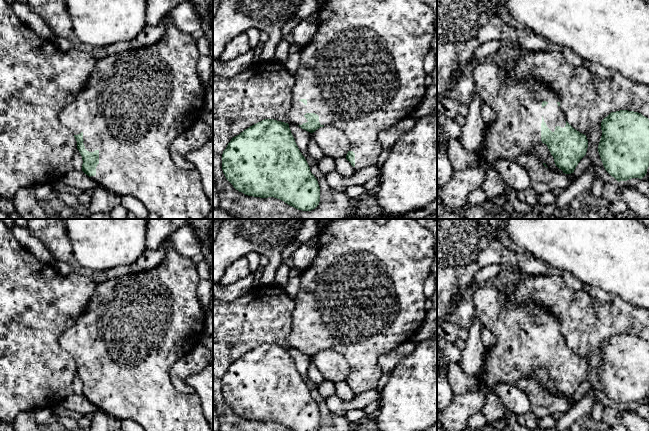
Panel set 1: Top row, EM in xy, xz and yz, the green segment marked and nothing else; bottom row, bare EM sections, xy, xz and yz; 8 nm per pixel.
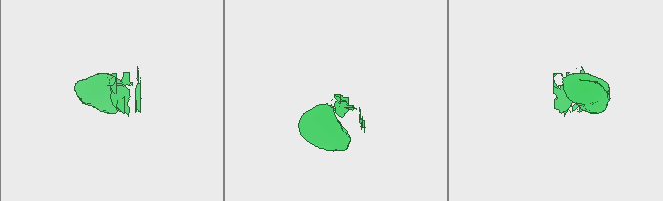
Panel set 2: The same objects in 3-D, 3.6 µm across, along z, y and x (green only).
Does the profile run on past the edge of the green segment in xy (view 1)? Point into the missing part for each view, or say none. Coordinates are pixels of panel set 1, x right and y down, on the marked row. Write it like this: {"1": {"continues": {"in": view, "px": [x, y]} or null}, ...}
{"1": {"continues": {"in": "xy", "px": [136, 103]}}}

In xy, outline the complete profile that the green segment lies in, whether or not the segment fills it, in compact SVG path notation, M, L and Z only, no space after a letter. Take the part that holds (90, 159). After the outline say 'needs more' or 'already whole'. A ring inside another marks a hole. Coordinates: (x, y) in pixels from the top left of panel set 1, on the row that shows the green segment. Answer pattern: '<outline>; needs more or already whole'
M168 21L165 35L157 43L98 59L85 88L78 94L73 103L64 107L59 113L60 123L74 134L77 141L77 149L83 160L82 171L100 187L121 197L131 195L139 199L149 212L158 214L160 219L206 219L212 211L211 202L202 188L200 174L195 170L179 168L173 162L170 155L170 147L173 141L193 124L200 121L201 112L205 109L206 91L197 73L197 62L199 57L200 53L197 48L197 41L192 35L179 30L174 23Z; needs more

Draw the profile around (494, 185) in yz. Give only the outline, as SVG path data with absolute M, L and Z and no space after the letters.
M491 169L486 171L485 181L481 188L486 194L497 197L503 194L506 186L500 174L495 169Z

